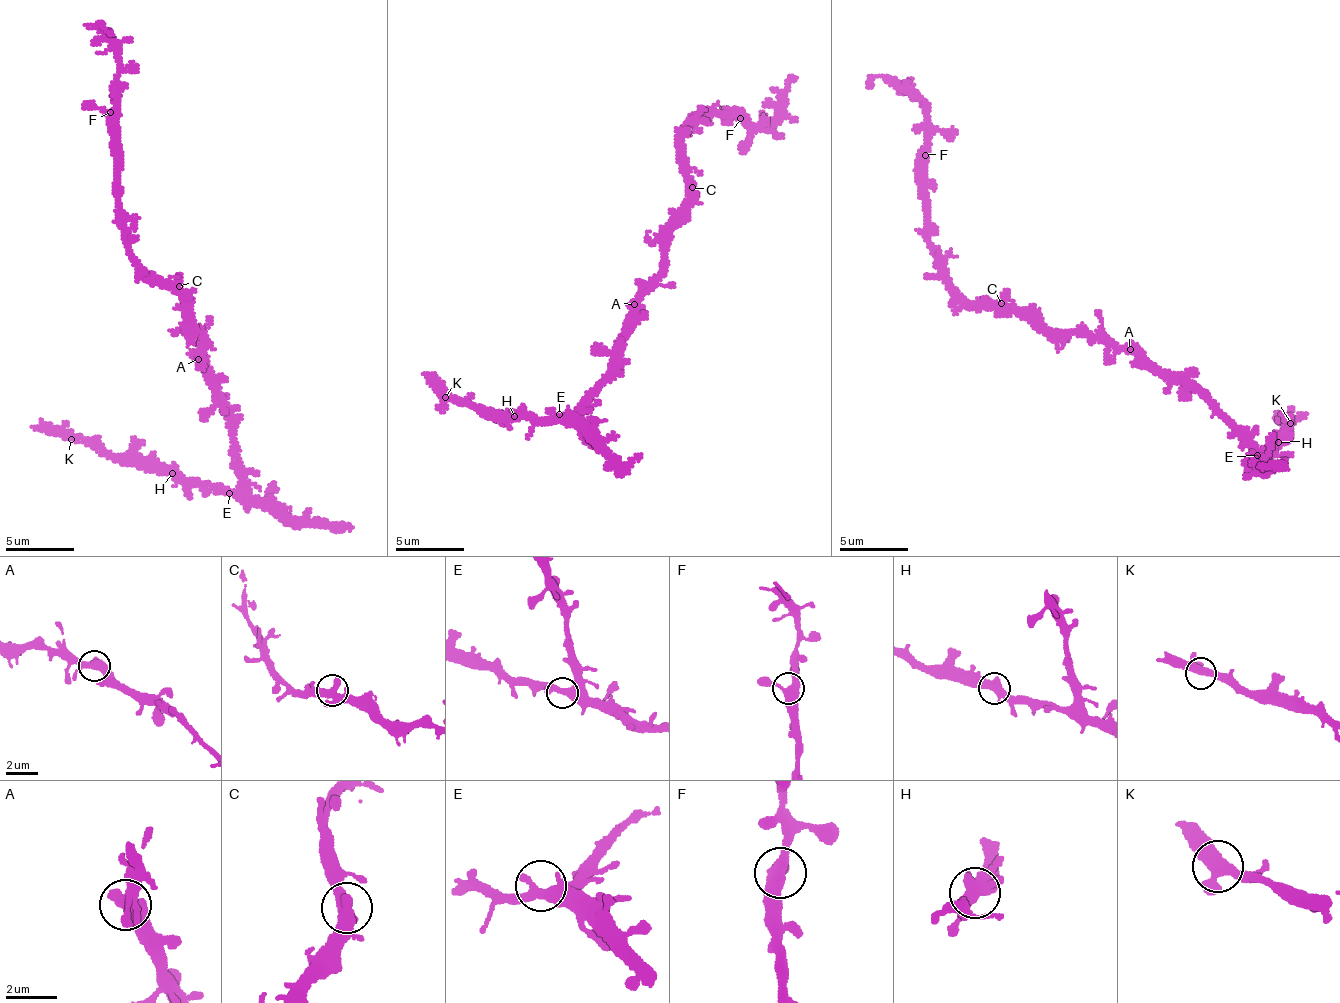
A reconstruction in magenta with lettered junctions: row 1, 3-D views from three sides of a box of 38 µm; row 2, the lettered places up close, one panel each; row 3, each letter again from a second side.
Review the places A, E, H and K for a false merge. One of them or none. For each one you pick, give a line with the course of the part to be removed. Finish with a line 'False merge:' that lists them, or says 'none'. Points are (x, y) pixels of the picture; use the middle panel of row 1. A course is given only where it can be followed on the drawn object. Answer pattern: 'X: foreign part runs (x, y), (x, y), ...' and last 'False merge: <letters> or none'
False merge: none

